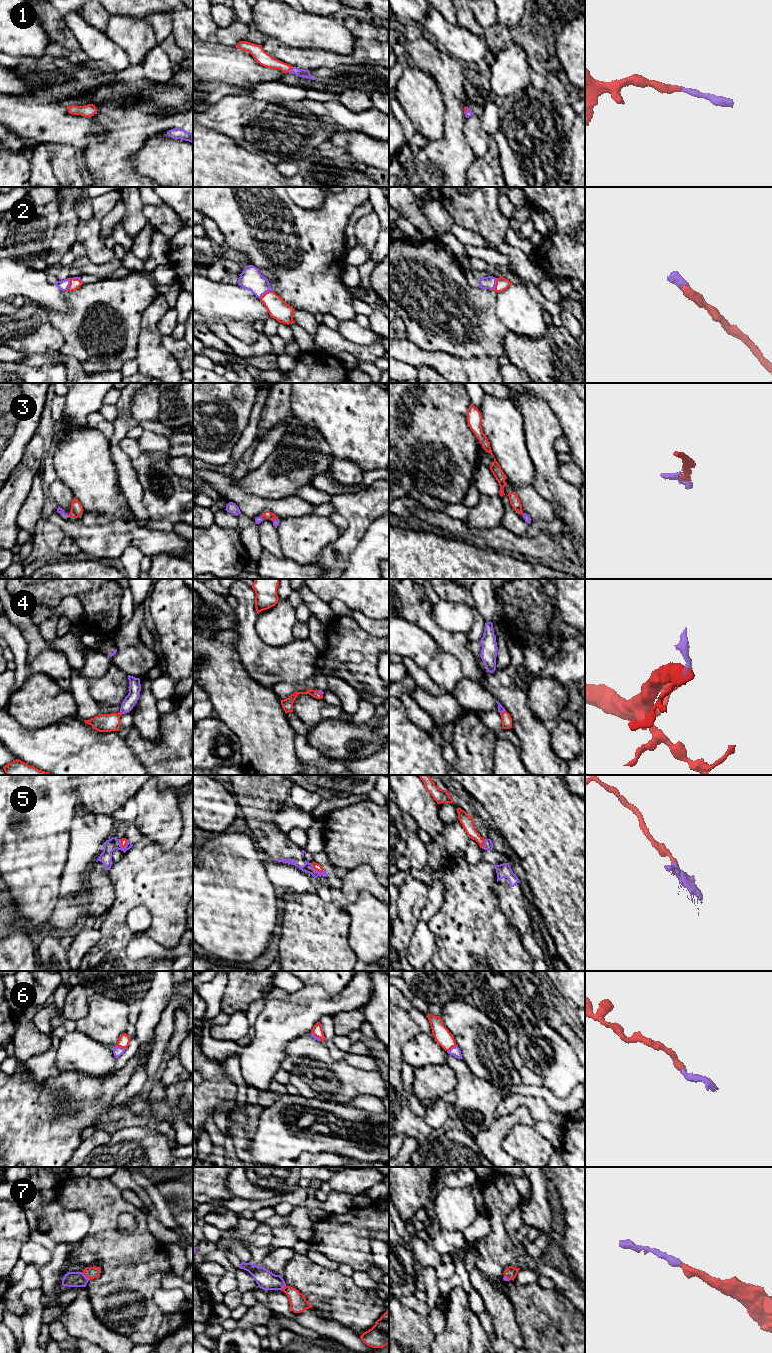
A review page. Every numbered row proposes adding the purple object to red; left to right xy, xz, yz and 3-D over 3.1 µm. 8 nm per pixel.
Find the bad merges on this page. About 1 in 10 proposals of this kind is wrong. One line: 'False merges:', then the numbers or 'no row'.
False merges: no row

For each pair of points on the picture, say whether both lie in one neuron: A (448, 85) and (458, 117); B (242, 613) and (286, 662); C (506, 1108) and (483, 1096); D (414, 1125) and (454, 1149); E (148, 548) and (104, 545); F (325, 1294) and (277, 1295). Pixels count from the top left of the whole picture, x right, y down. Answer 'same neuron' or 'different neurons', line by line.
A: same neuron
B: same neuron
C: different neurons
D: same neuron
E: same neuron
F: different neurons

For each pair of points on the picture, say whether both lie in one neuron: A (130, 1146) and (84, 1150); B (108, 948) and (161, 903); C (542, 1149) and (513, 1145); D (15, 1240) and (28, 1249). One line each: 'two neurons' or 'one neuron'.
A: one neuron
B: one neuron
C: one neuron
D: two neurons

